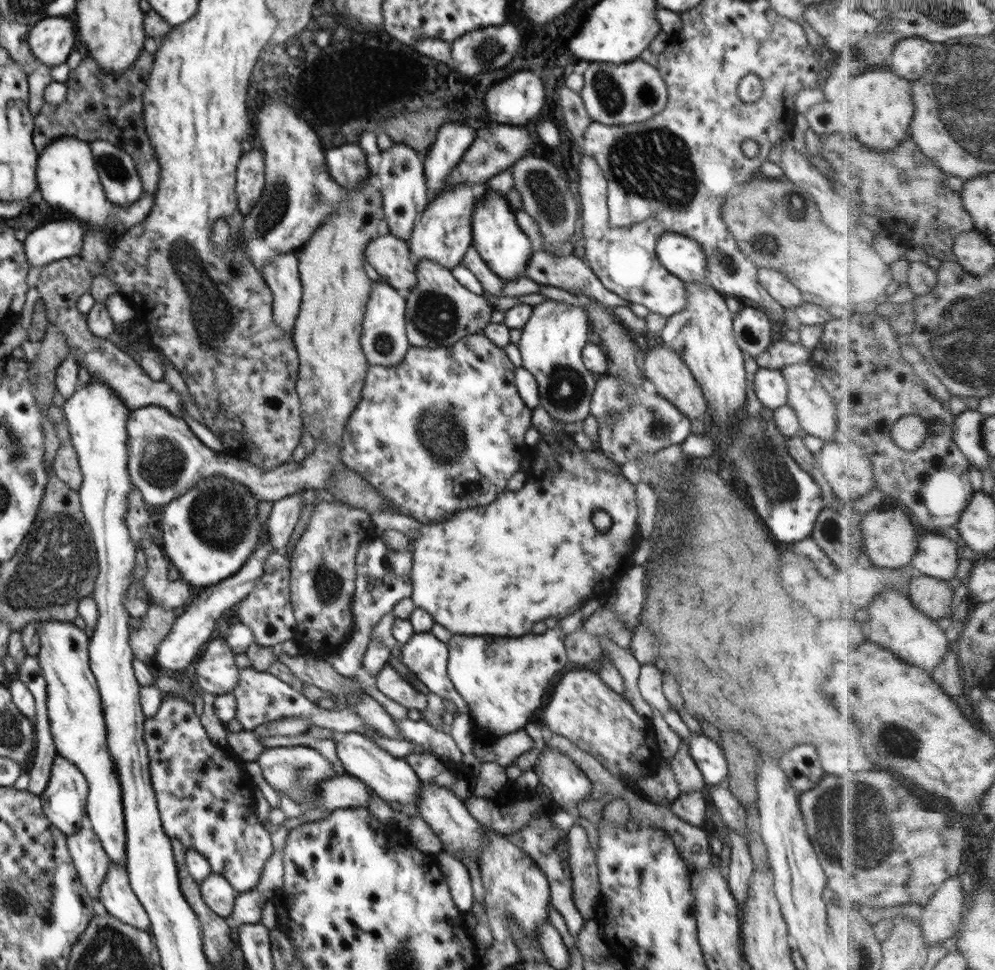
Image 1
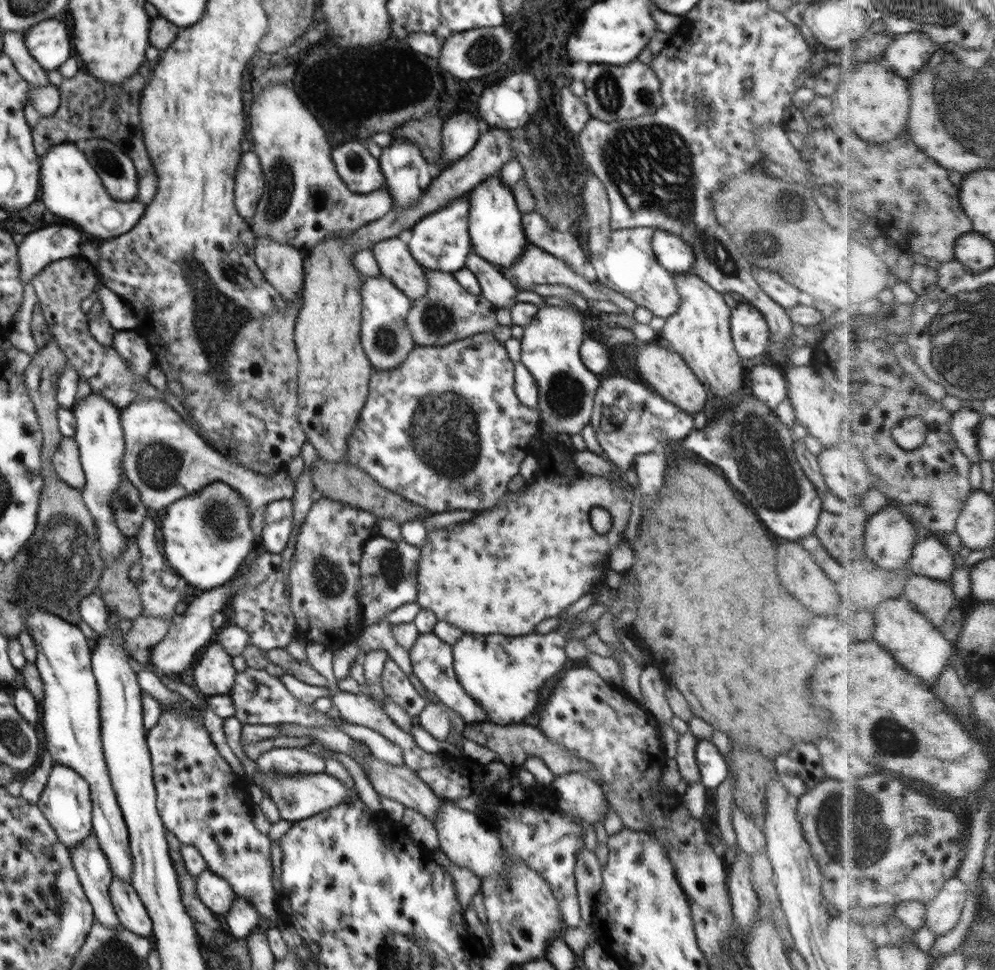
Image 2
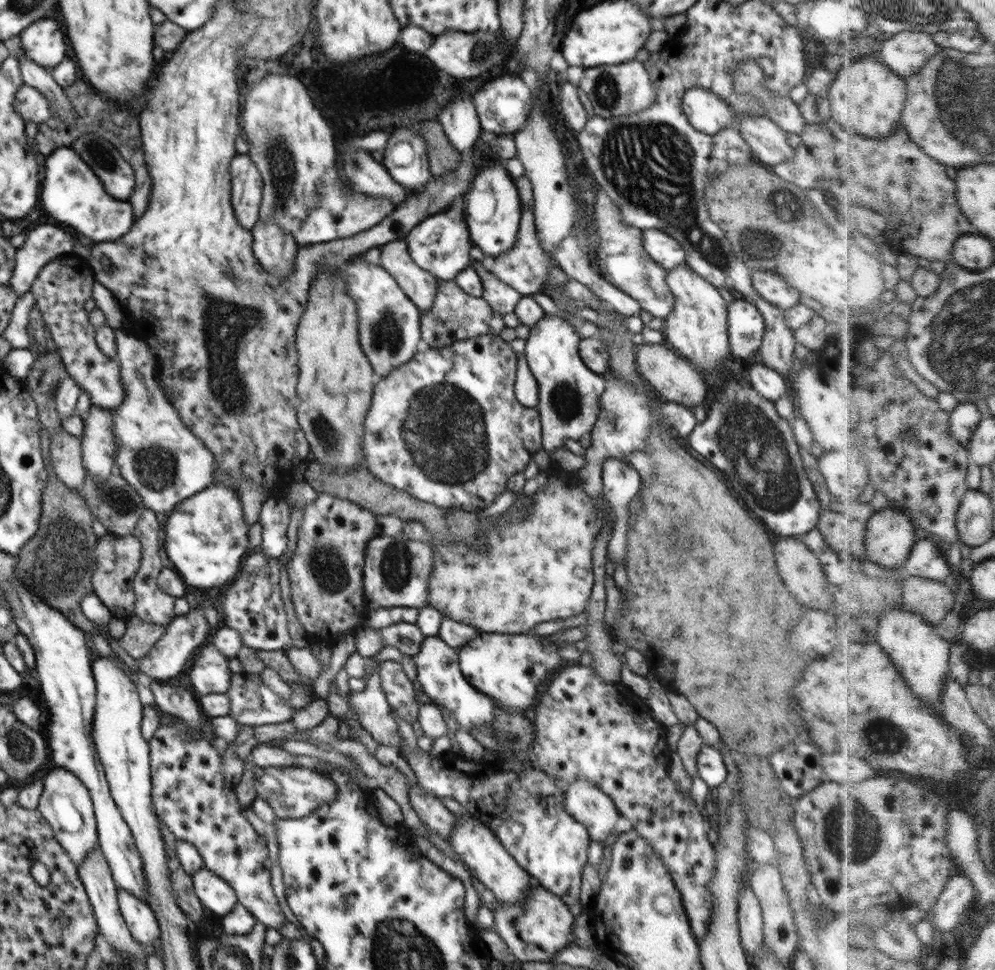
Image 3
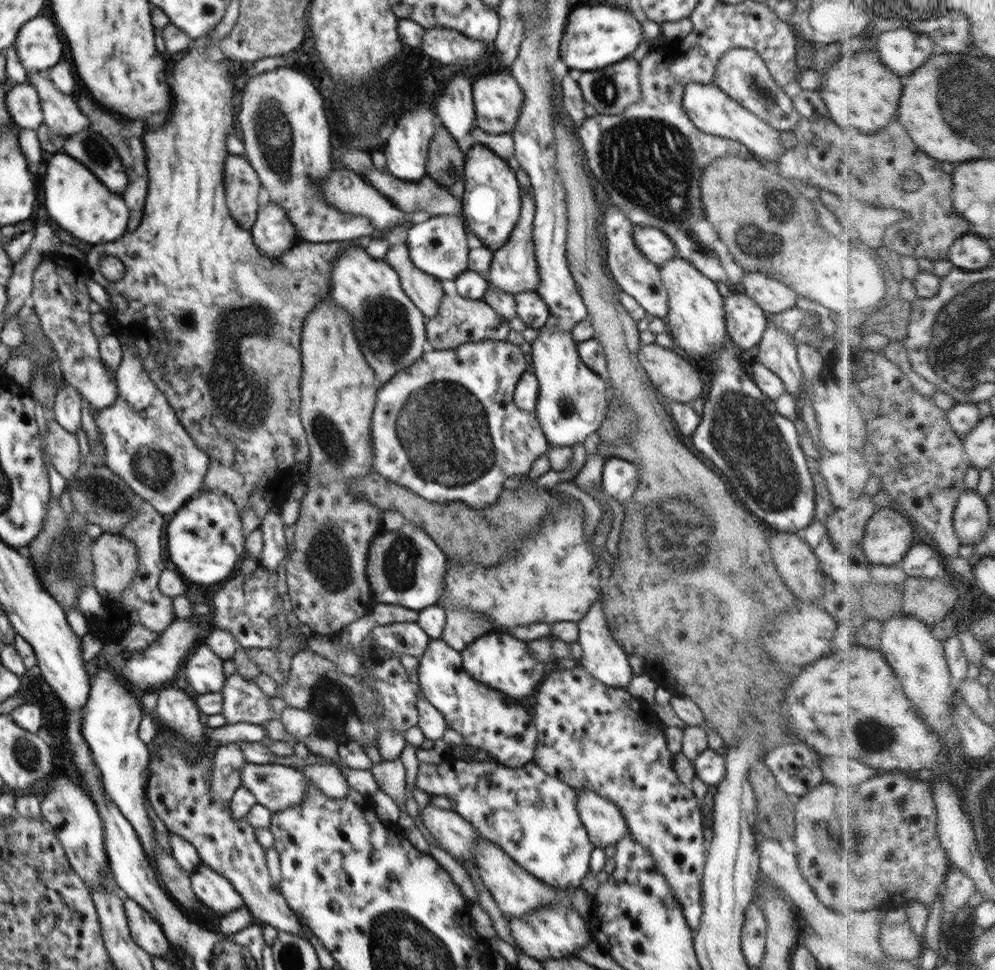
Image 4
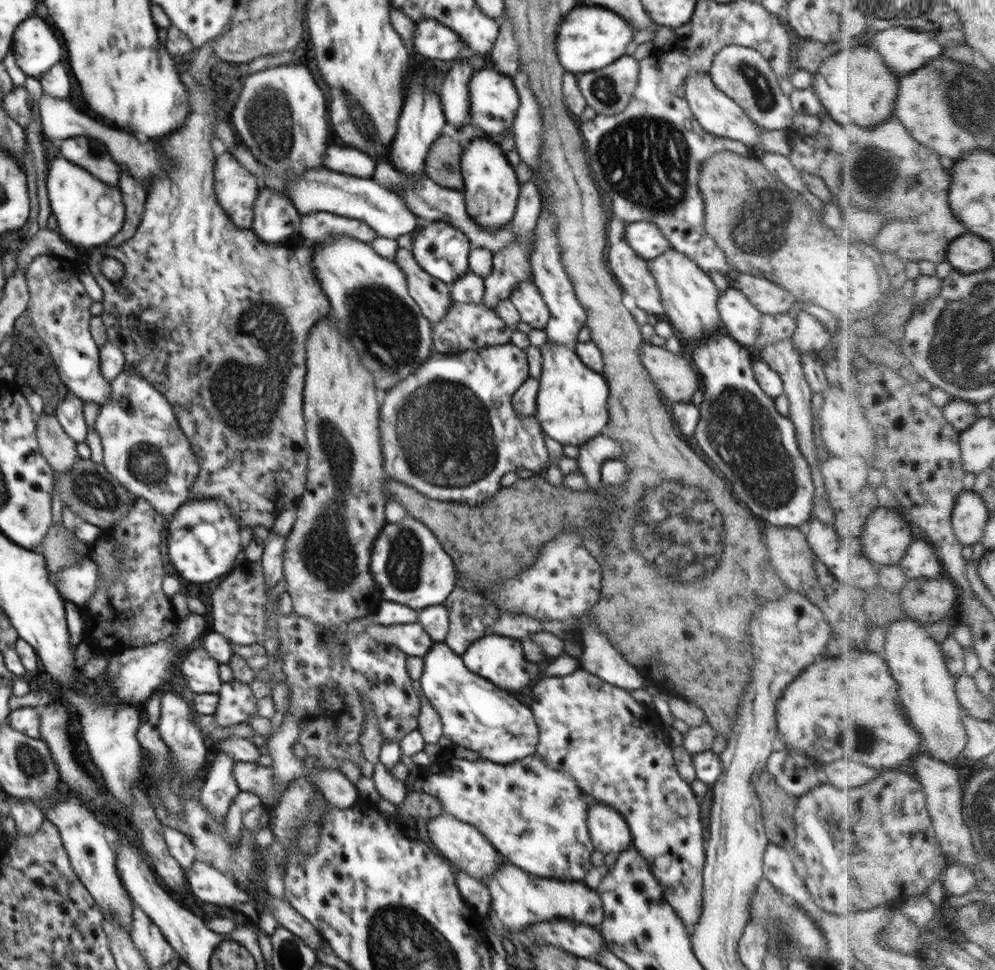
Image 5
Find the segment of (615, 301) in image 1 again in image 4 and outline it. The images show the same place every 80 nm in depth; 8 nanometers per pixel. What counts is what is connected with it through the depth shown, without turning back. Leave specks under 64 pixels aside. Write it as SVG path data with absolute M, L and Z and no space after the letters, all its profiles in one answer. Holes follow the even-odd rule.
M531 188L529 191L523 192L522 190L520 216L514 225L514 230L511 230L510 238L498 250L493 251L492 268L486 277L488 286L508 294L517 295L522 291L535 291L538 288L538 284L540 284L533 241L533 220L536 202L534 202L533 189Z

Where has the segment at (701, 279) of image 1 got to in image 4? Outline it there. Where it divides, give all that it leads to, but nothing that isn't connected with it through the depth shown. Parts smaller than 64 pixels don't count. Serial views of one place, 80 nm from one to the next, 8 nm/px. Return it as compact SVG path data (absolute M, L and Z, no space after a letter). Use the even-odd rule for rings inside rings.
M633 225L633 239L640 252L656 265L680 257L676 245L660 229Z

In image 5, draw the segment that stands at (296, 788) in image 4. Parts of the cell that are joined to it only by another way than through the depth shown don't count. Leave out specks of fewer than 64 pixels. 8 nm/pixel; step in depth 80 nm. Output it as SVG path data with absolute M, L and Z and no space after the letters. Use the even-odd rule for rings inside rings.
M238 761L232 767L232 776L235 778L241 791L254 791L259 794L263 806L274 808L280 801L283 792L288 788L275 788L275 778L270 767L258 766L256 763Z

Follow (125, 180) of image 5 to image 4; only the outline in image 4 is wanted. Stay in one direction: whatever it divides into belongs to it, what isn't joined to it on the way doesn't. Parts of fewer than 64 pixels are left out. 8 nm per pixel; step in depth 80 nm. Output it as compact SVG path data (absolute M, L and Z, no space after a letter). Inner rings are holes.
M80 93L78 97L73 97L76 100L79 109L89 118L91 128L90 131L98 133L104 137L107 142L117 151L122 165L124 166L124 173L128 177L128 186L123 190L123 200L126 202L126 207L130 210L130 220L128 220L125 232L132 232L138 228L138 225L143 218L143 210L146 203L146 196L148 194L149 177L147 176L145 150L143 148L142 140L140 137L132 134L132 120L125 118L121 114L111 112L103 106L99 106L97 102L92 102L88 98L88 93Z

